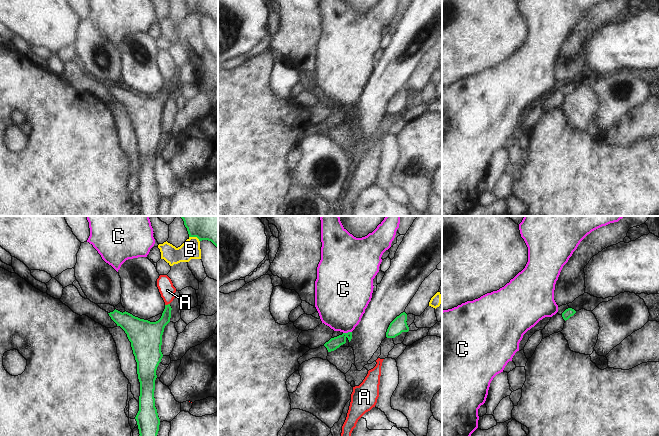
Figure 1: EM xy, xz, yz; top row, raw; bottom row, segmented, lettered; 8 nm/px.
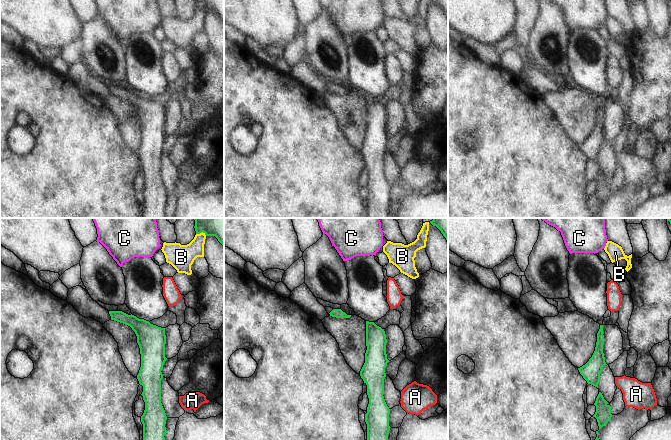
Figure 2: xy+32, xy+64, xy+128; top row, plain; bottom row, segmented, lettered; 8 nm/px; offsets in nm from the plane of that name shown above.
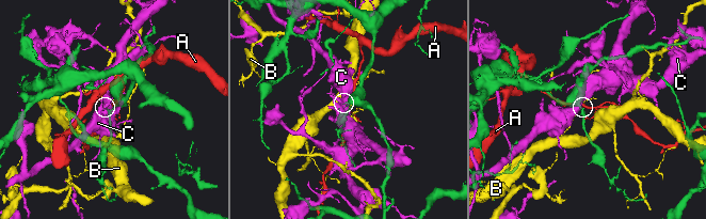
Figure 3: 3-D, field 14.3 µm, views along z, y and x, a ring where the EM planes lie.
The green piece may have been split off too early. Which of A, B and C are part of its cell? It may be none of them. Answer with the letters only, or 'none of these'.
none of these

